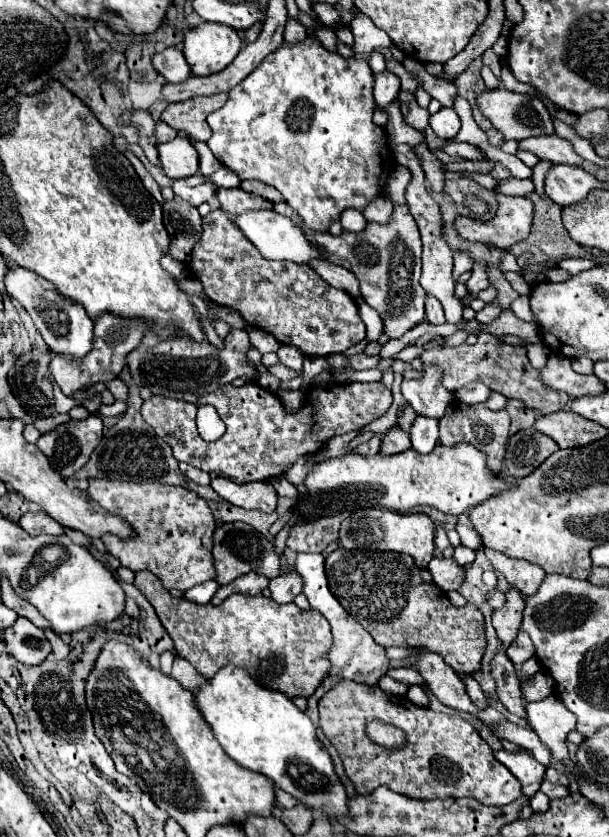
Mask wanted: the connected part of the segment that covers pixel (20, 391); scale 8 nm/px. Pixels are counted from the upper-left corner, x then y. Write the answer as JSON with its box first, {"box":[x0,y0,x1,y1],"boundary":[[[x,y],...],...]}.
{"box":[9,350,53,418],"boundary":[[[29,350],[9,370],[9,386],[21,408],[33,418],[45,418],[53,414],[49,354],[49,350]]]}

